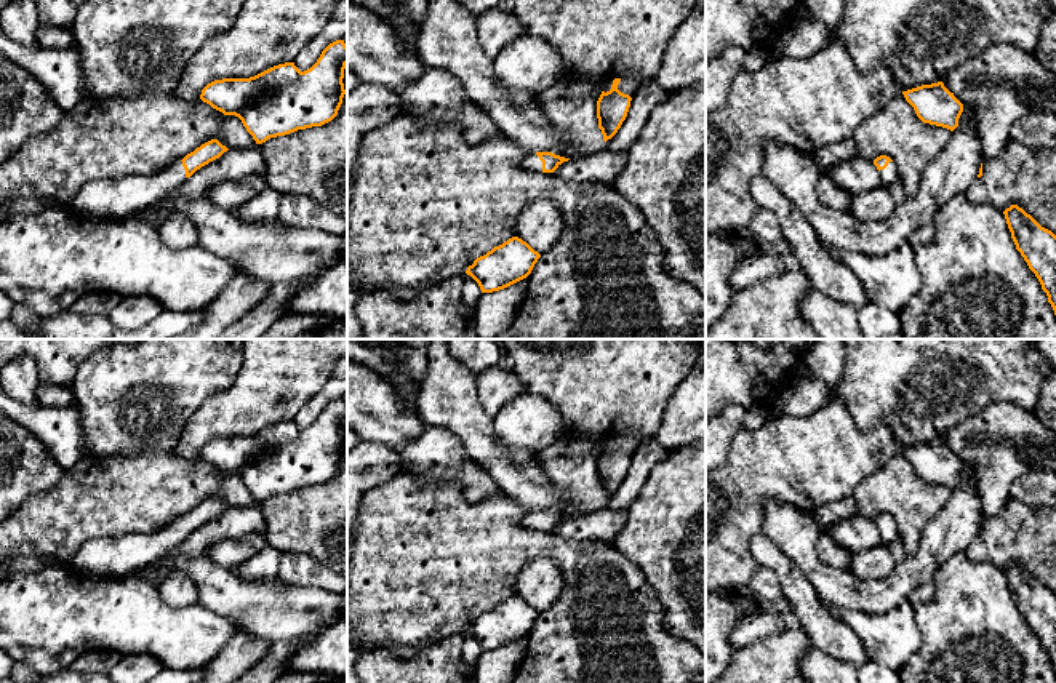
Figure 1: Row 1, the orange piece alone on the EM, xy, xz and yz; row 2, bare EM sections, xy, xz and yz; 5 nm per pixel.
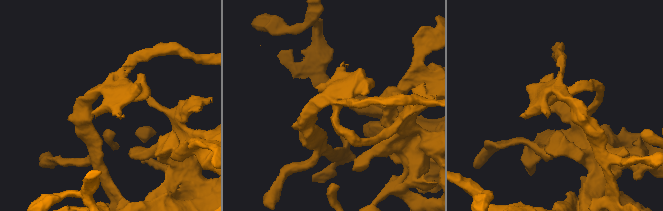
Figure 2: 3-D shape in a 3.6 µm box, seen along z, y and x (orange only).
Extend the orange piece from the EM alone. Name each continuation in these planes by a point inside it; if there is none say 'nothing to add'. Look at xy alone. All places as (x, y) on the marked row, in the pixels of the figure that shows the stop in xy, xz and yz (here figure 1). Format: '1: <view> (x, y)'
1: xy (106, 199)

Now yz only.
1: yz (888, 176)

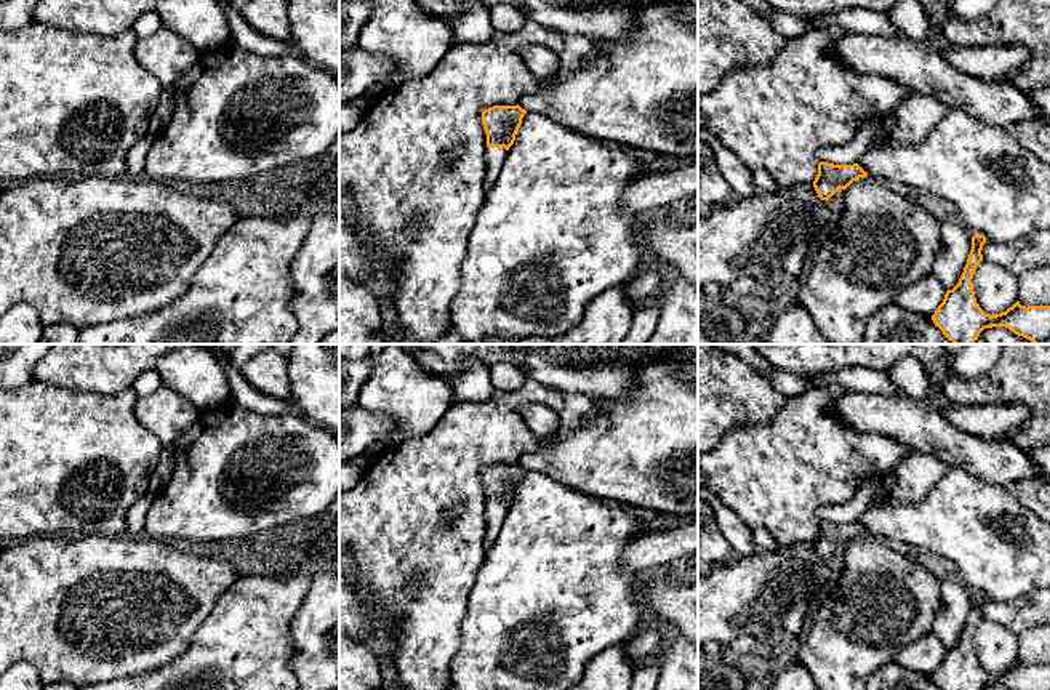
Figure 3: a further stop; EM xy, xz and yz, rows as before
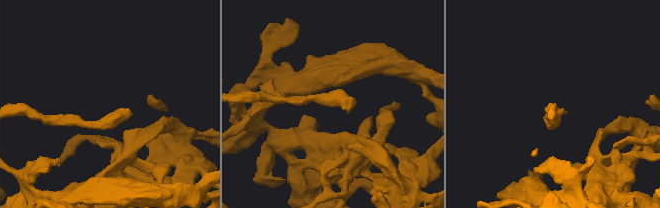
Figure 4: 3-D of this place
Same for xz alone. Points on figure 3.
1: xz (495, 157)

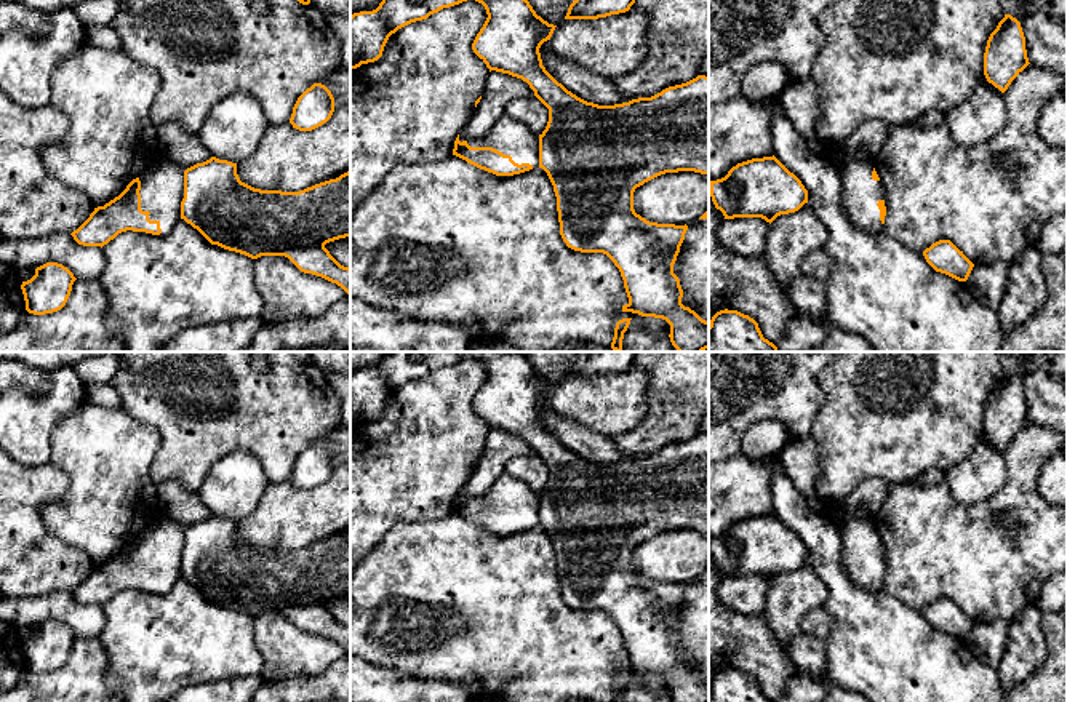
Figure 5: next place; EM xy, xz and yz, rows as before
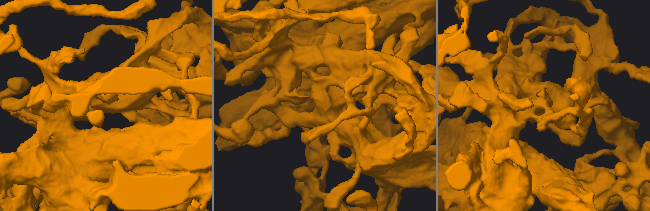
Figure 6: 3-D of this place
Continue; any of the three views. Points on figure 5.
1: xz (512, 138)

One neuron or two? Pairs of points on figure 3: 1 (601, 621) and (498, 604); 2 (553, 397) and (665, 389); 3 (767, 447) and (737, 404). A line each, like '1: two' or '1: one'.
1: one
2: two
3: two

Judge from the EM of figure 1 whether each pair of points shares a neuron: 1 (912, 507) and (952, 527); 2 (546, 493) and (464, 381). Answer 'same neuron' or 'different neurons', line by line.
1: different neurons
2: same neuron

